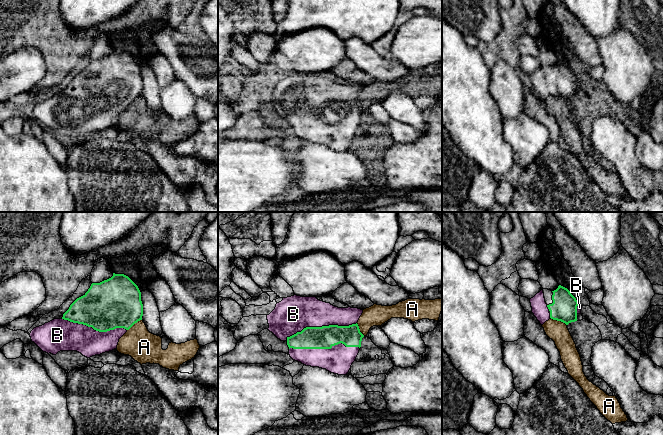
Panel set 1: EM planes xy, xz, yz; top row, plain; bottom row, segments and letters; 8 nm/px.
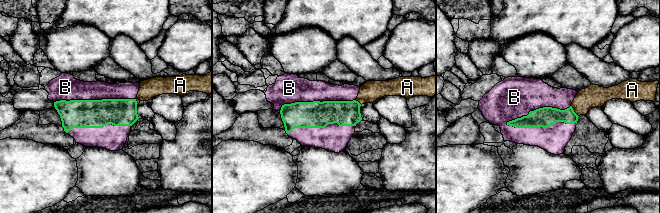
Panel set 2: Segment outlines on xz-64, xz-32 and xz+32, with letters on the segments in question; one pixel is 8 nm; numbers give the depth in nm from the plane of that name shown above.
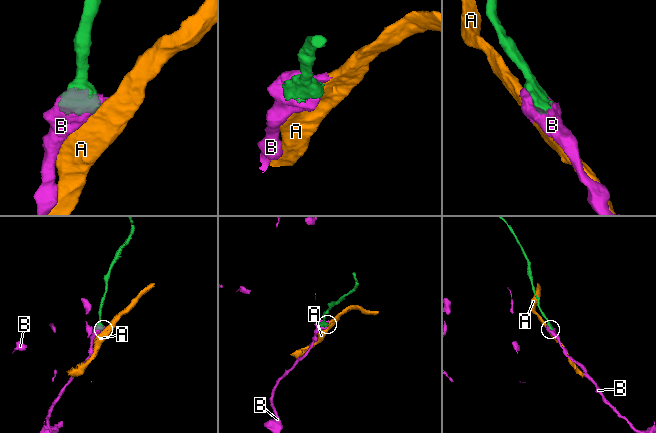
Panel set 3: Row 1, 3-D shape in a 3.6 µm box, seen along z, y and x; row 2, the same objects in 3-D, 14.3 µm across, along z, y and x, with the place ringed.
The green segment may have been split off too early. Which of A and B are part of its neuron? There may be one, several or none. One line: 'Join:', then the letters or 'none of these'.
Join: B

